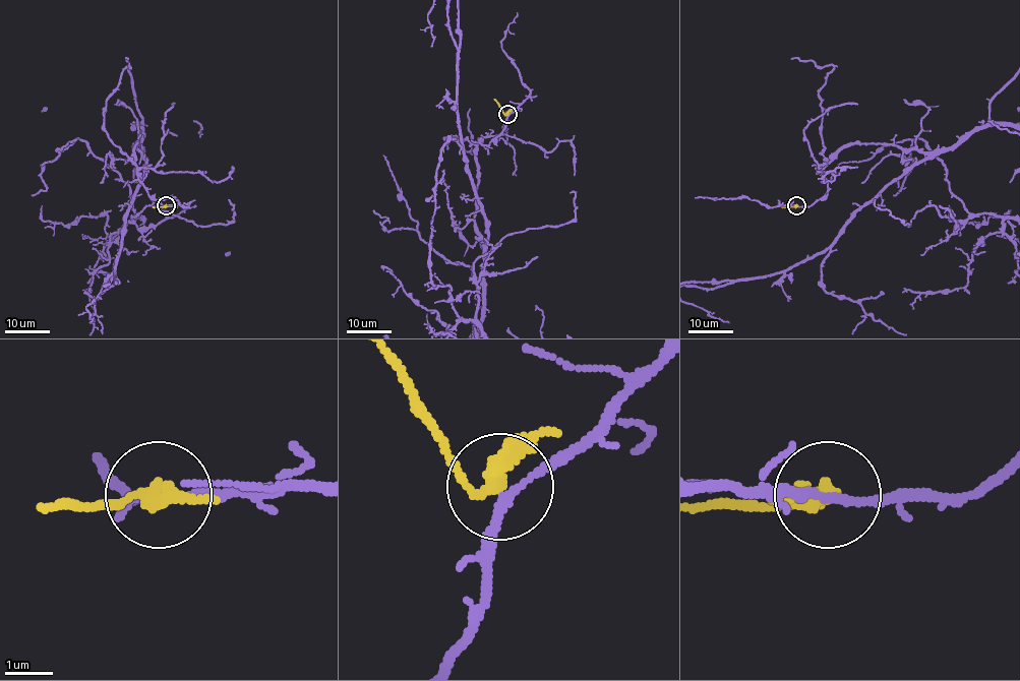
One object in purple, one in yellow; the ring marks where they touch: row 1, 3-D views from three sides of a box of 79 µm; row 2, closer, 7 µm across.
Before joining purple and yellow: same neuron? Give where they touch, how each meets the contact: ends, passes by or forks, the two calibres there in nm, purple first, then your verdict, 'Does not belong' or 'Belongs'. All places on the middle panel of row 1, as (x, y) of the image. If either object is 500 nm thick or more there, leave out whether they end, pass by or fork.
Place: (507, 114). At the ring purple passes by. At the ring yellow passes by. Thickness 160 nm (purple) against 300 nm. Does not belong

